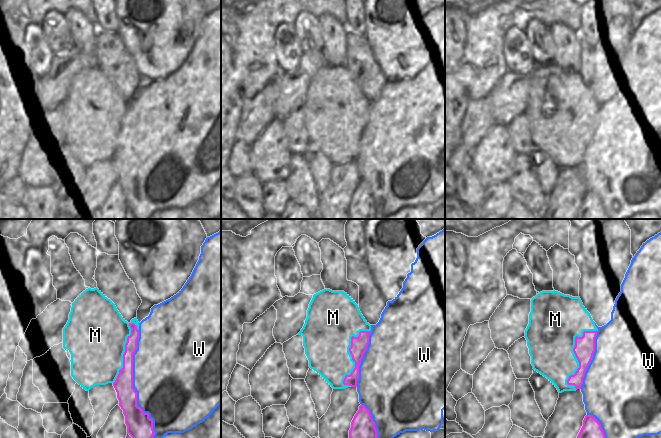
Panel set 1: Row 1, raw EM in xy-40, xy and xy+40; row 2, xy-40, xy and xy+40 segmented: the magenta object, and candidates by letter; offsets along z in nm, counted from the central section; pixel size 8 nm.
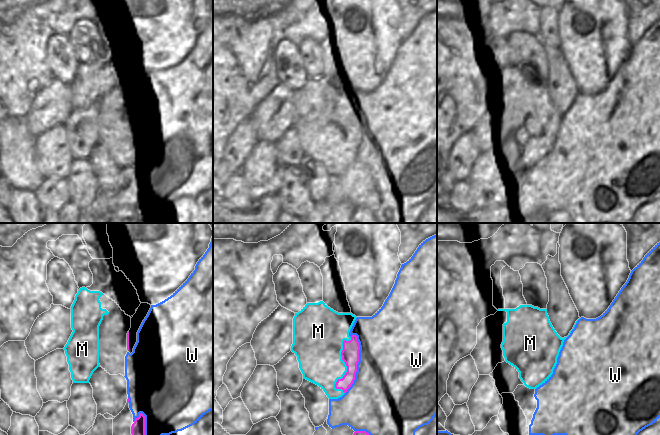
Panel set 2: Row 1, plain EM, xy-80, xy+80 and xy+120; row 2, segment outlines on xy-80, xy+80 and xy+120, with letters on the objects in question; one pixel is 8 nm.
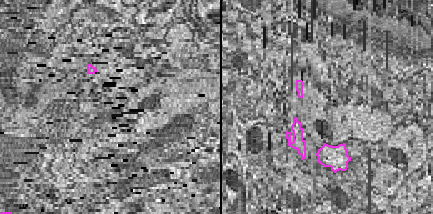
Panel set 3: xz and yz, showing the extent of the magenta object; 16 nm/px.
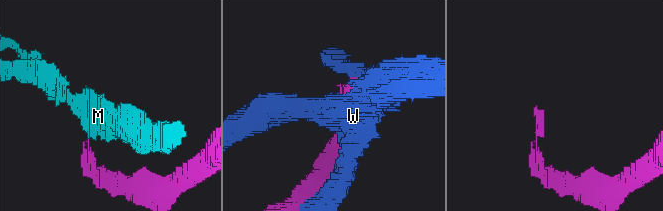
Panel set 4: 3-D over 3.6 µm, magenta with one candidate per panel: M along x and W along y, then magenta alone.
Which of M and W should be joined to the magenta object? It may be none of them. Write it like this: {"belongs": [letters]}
{"belongs": []}

